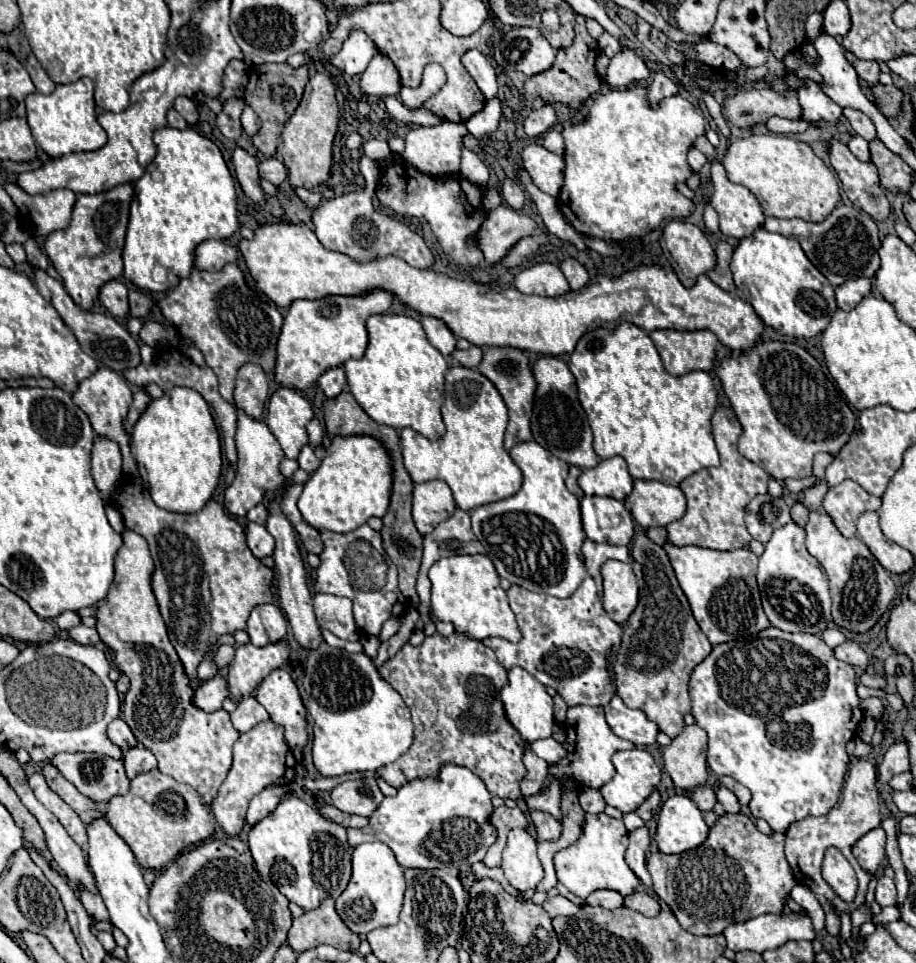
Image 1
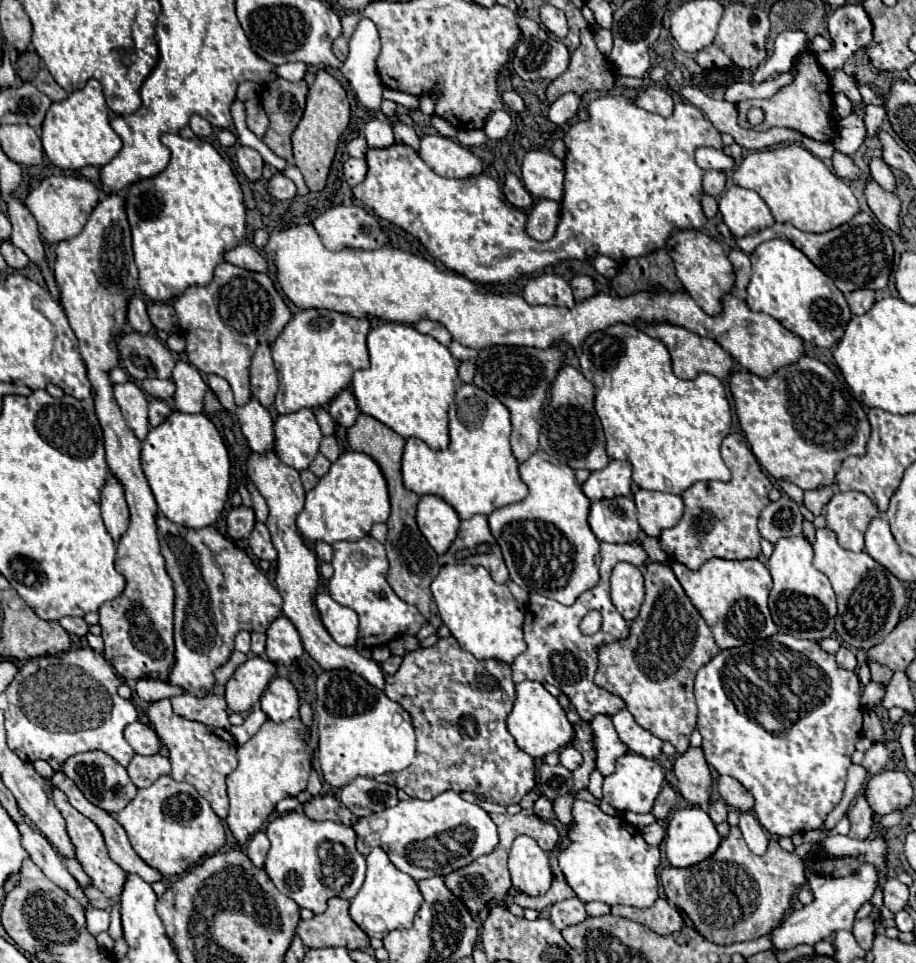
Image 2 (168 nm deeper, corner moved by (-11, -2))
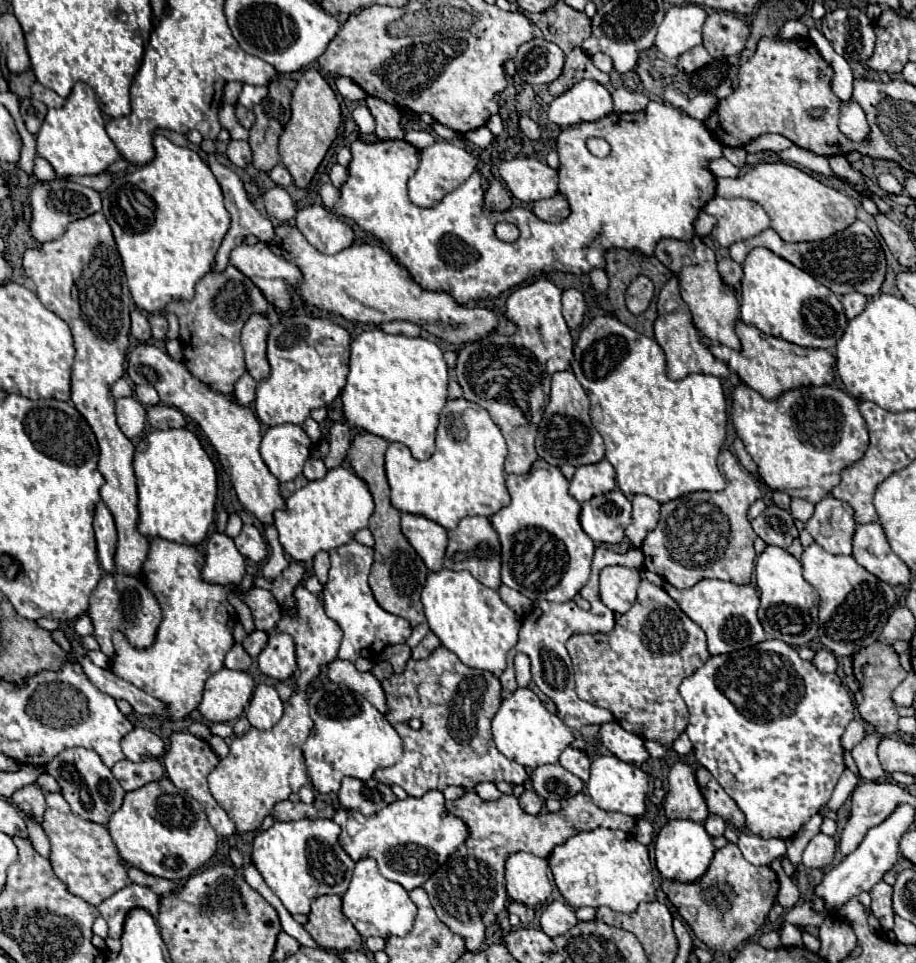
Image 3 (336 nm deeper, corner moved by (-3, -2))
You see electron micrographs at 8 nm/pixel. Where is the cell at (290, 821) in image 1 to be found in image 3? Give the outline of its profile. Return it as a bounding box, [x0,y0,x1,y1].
[251,819,355,915]

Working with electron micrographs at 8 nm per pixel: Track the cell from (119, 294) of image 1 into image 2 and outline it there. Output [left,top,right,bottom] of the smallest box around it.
[127,297,153,333]

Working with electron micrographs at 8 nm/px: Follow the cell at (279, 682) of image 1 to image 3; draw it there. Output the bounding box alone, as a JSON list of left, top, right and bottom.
[247,683,283,731]

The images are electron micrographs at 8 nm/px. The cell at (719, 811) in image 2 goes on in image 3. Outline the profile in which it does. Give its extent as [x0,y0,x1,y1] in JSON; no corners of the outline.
[703,813,727,837]

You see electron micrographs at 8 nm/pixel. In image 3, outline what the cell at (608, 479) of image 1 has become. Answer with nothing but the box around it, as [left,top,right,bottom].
[569,459,615,503]

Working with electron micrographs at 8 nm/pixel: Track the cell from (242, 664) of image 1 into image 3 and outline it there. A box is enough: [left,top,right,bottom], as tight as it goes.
[199,667,255,721]

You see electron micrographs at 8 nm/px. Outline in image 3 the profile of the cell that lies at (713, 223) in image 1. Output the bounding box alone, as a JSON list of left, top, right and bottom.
[729,219,885,297]

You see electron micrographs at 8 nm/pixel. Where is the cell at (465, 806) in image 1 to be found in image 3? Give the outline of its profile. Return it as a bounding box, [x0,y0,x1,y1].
[333,789,469,891]

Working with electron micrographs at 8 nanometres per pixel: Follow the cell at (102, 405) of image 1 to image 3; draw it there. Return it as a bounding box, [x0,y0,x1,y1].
[115,397,145,439]

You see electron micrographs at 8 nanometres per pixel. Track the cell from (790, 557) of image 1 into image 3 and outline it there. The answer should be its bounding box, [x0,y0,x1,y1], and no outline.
[755,545,819,647]

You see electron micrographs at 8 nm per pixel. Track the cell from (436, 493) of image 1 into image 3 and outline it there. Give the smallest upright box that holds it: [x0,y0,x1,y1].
[401,513,447,571]

